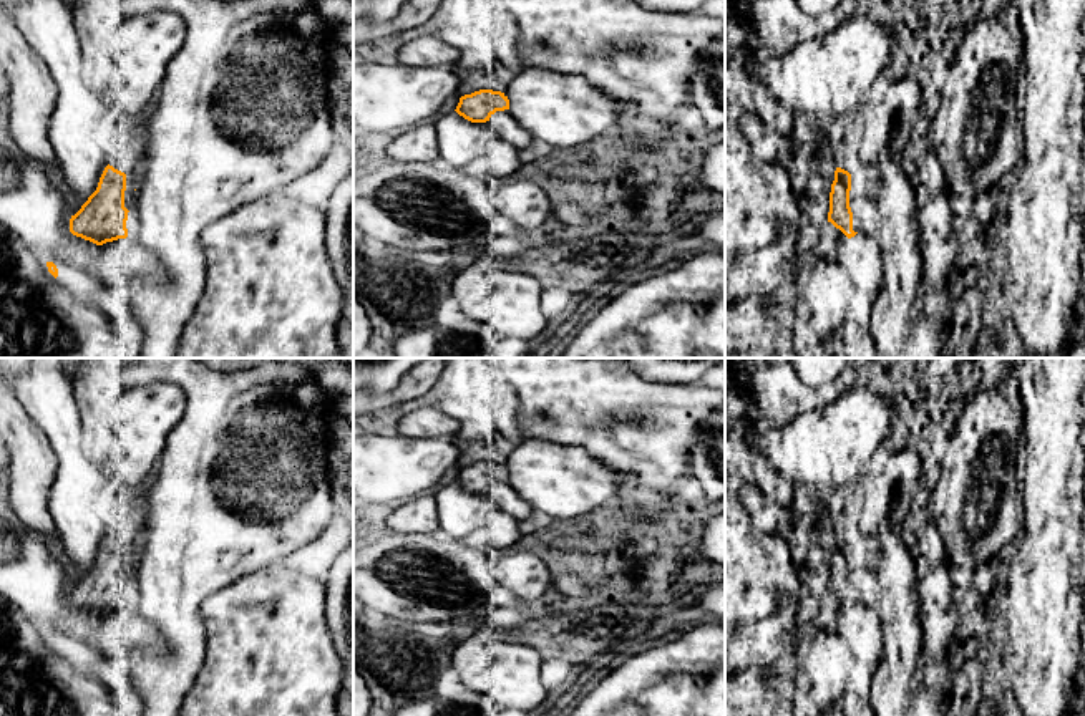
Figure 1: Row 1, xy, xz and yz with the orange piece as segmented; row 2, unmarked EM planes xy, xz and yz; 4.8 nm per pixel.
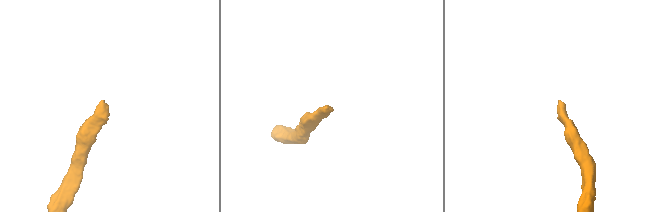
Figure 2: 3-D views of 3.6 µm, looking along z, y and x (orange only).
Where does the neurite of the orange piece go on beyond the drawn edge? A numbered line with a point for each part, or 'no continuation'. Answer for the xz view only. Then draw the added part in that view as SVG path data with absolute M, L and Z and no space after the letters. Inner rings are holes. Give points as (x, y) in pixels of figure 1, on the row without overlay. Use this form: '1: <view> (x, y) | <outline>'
1: xz (503, 496) | M509 481L491 486L489 499L498 509L504 510L518 520L524 520L534 512L534 509L518 496Z

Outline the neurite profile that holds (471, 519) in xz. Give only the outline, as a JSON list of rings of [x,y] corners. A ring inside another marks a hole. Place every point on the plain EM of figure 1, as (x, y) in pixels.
[[[456,482],[435,496],[440,527],[471,549],[516,549],[523,534],[519,520],[498,509],[486,494],[471,494]]]

